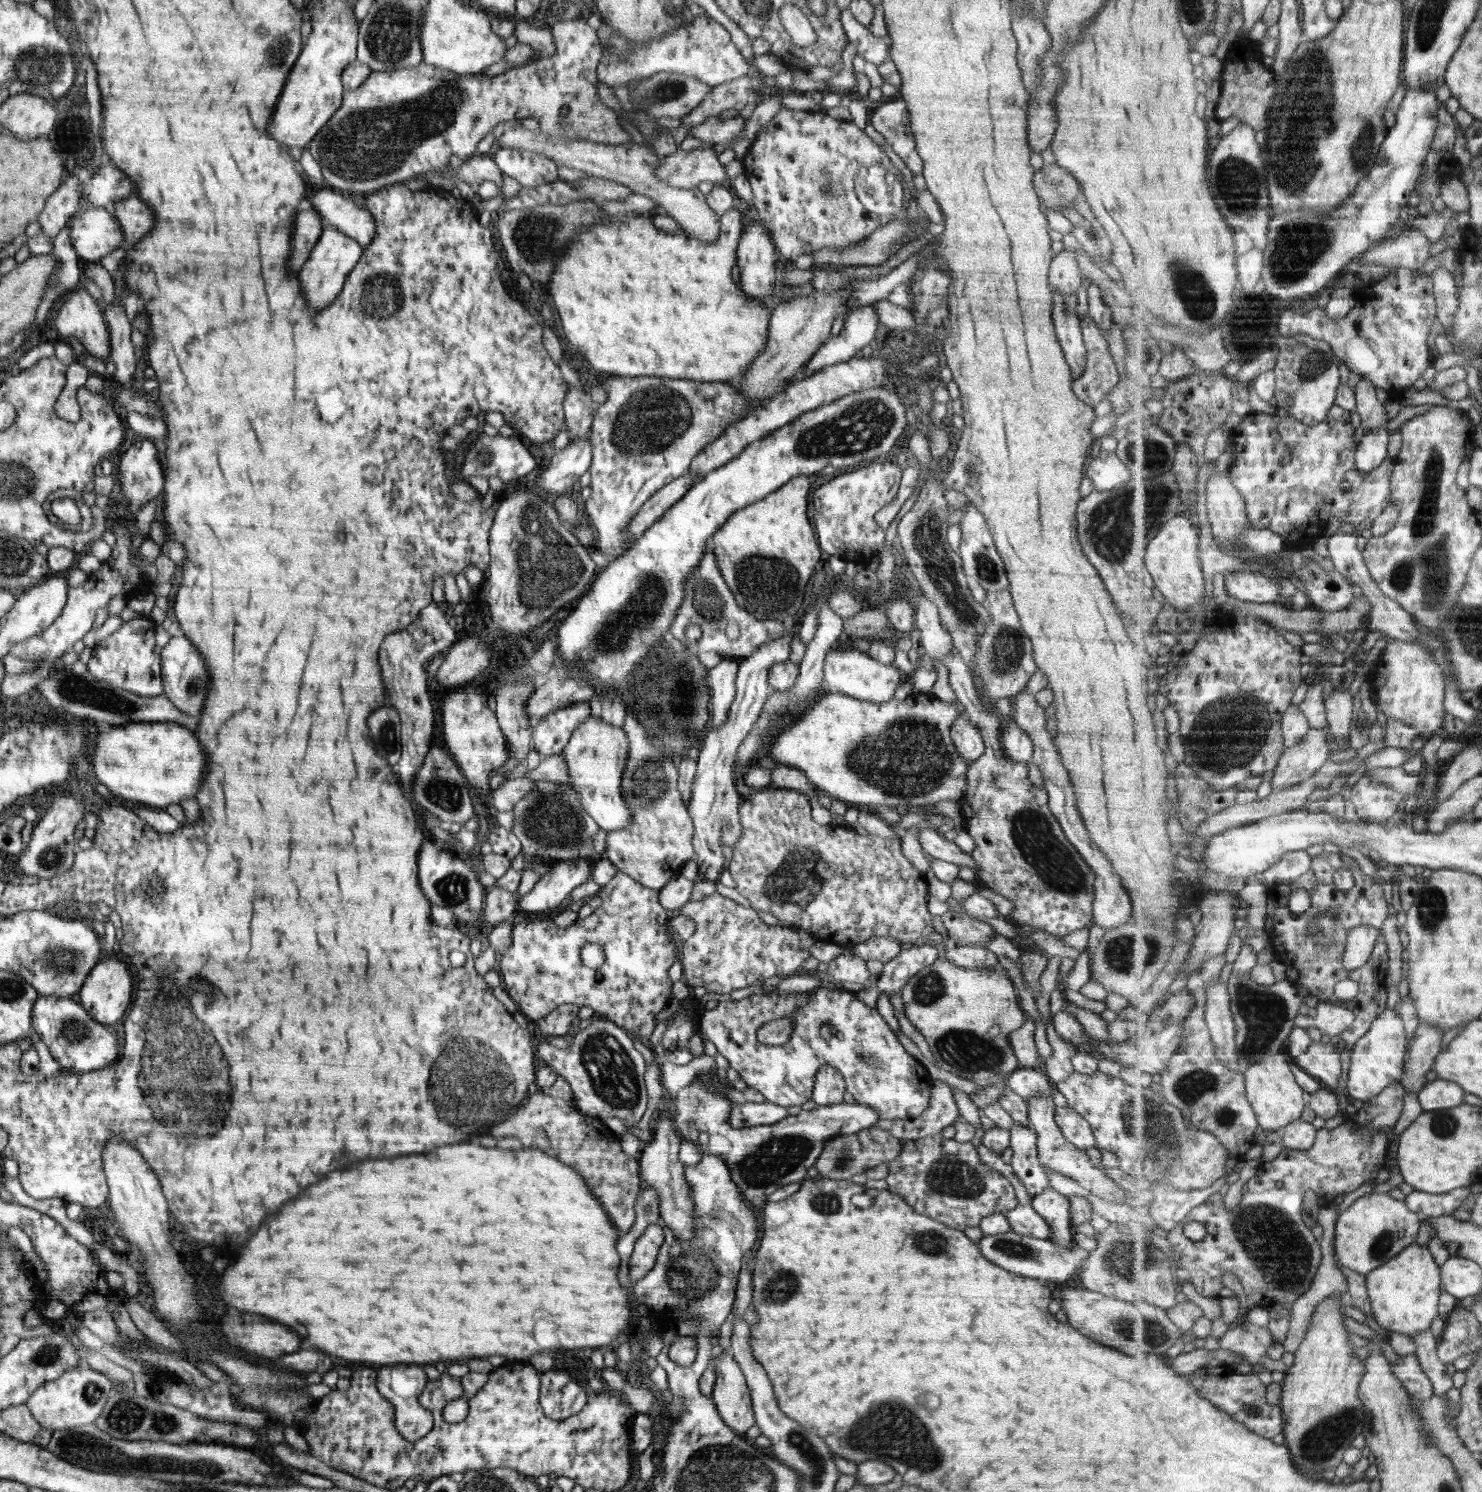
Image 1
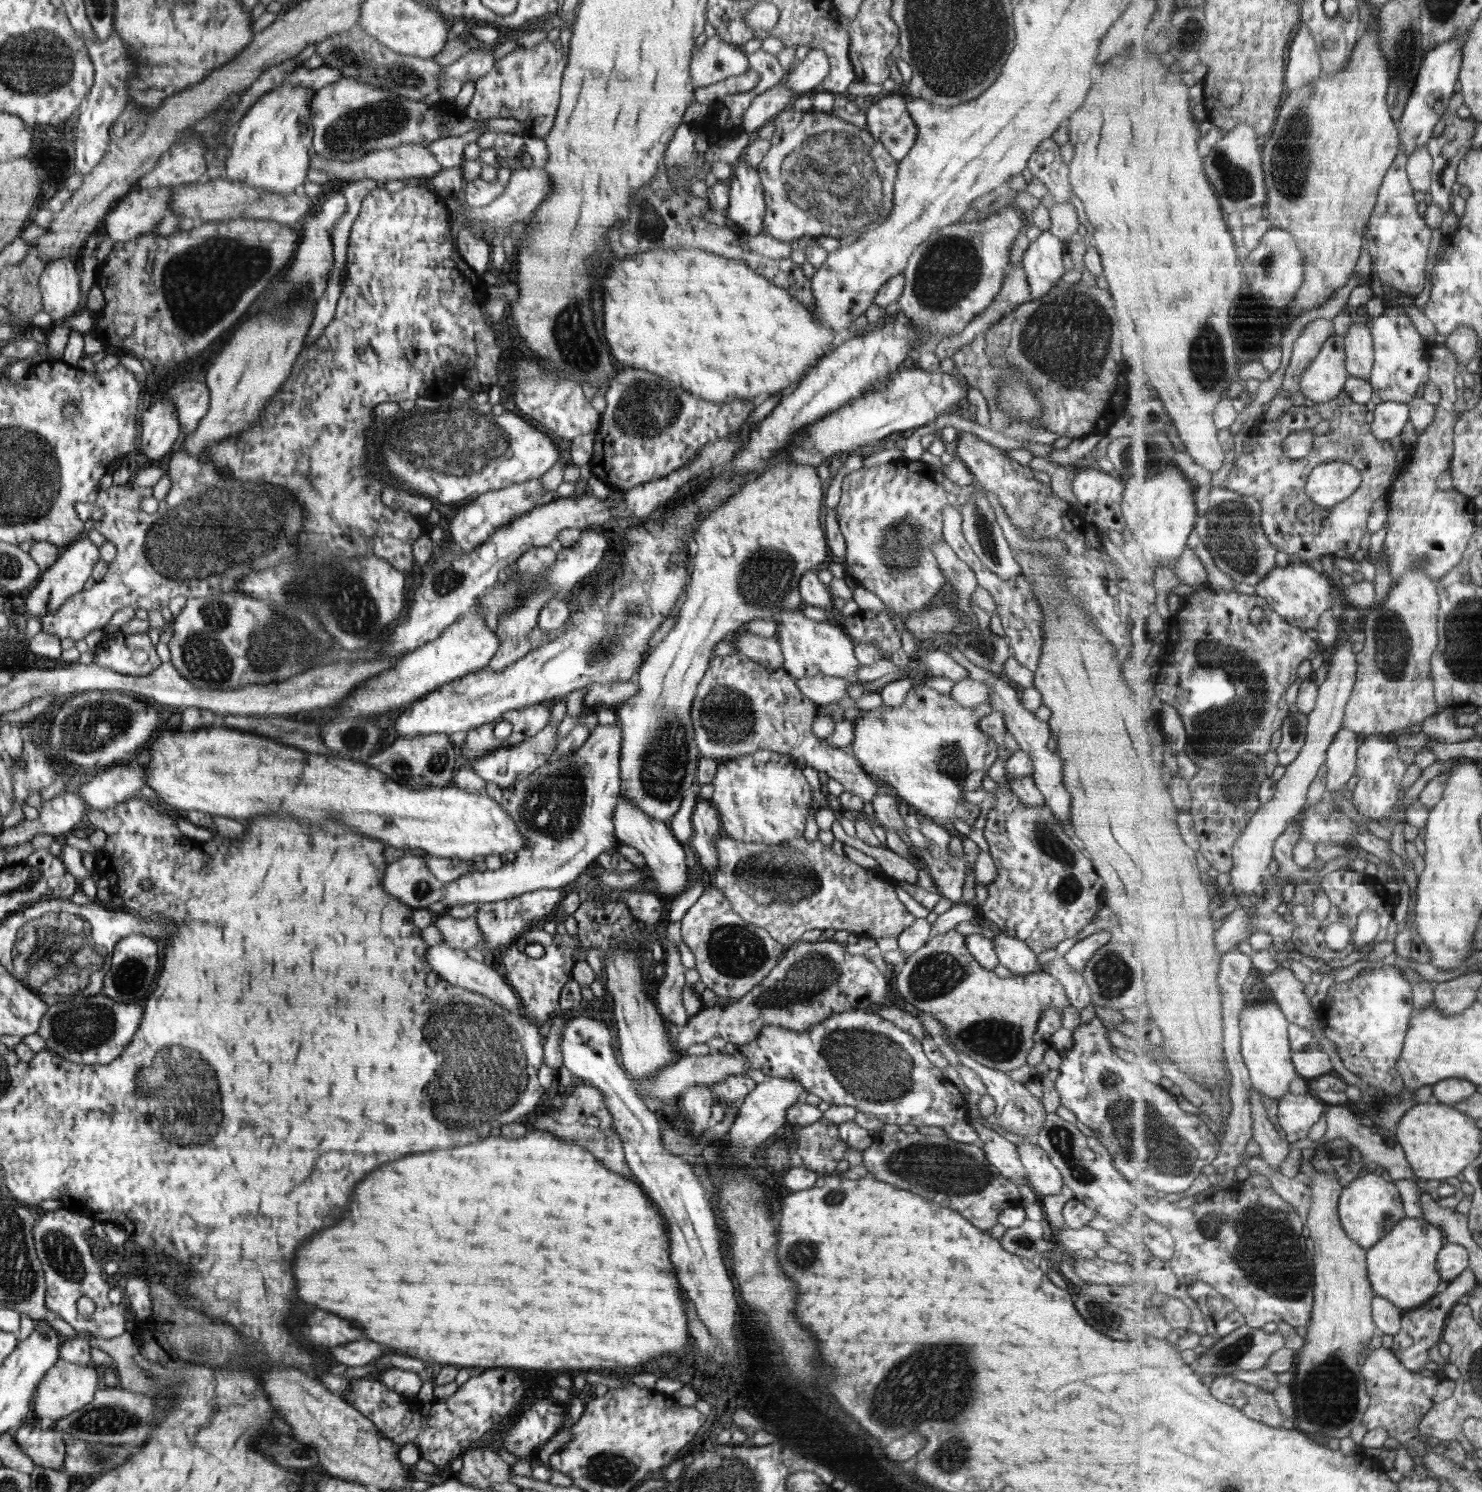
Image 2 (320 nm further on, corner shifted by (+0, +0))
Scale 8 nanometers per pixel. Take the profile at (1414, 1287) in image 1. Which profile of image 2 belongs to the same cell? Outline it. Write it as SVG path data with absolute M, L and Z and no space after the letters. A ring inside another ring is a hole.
M1410 1217L1396 1224L1387 1238L1369 1250L1371 1279L1378 1294L1393 1300L1408 1310L1420 1308L1438 1296L1445 1278L1441 1271L1440 1255L1447 1246L1444 1231L1427 1217Z

